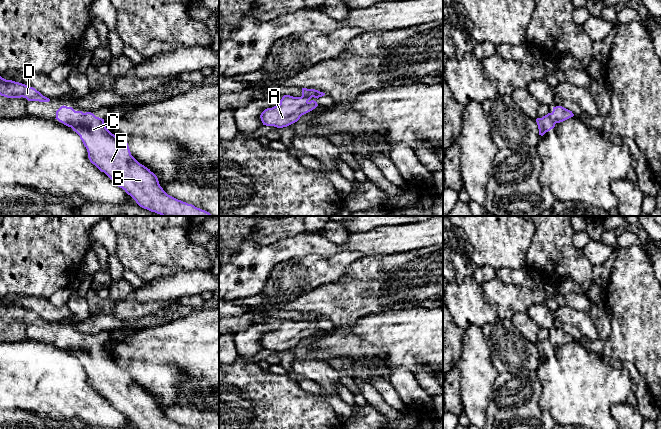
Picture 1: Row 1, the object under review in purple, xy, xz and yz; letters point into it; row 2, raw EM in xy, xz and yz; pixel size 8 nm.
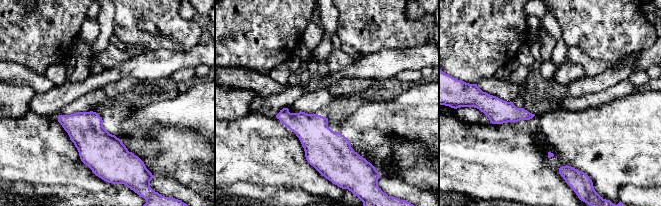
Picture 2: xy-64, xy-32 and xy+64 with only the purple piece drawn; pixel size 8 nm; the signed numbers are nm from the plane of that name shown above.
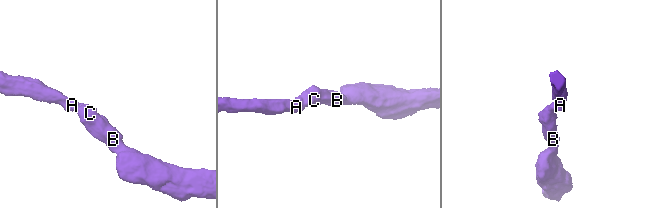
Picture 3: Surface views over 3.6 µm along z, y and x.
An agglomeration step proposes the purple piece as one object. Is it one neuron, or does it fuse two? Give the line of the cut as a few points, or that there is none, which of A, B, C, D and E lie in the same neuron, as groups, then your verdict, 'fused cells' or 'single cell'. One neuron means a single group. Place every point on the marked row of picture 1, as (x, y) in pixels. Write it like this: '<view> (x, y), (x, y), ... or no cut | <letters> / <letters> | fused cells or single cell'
no cut | A B C D E | single cell

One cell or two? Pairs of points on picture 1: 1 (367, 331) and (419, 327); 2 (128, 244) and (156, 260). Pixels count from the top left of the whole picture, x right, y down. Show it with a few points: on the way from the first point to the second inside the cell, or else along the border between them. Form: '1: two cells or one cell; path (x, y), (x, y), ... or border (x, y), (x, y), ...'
1: one cell; path (380, 331), (406, 331)
2: one cell; path (135, 244), (140, 244), (149, 253)

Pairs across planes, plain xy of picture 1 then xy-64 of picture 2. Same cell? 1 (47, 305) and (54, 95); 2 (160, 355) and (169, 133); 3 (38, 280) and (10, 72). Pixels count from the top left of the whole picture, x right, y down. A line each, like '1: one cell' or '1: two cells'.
1: two cells
2: two cells
3: two cells

